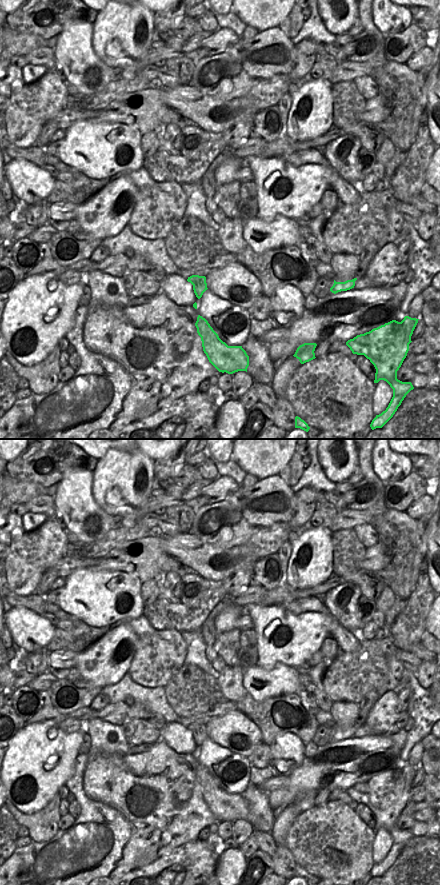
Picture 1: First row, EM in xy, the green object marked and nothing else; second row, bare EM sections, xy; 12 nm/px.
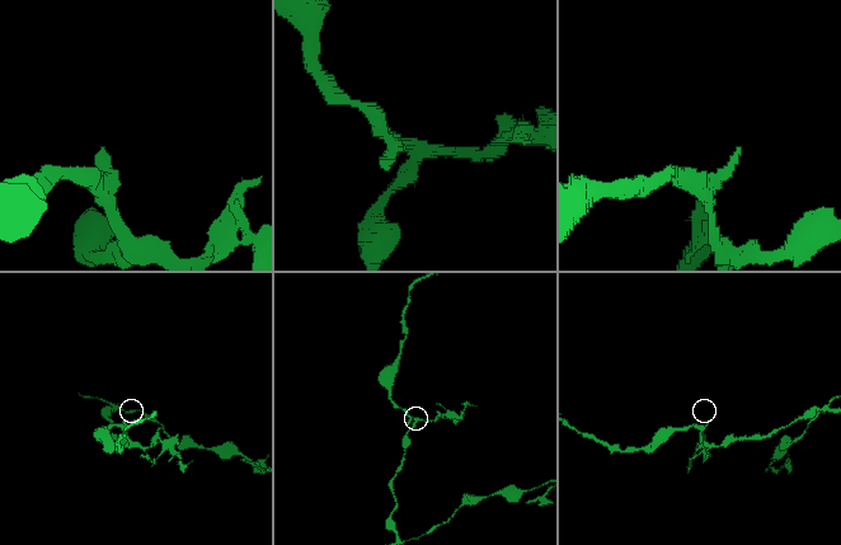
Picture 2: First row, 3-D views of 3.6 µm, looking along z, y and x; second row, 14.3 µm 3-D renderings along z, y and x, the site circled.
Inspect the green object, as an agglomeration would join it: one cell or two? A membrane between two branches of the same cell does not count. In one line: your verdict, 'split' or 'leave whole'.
split

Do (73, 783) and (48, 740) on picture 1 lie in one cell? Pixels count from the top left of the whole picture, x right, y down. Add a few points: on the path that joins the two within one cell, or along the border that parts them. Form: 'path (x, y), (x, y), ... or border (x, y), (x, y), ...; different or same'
border (77, 756), (74, 774), (65, 783); different

